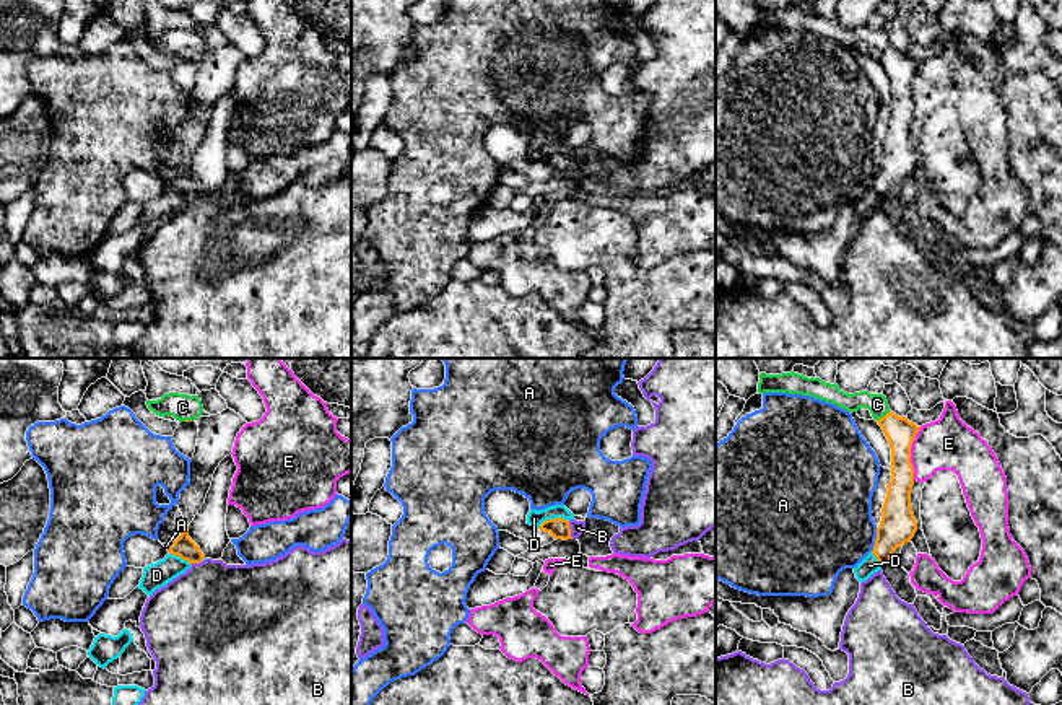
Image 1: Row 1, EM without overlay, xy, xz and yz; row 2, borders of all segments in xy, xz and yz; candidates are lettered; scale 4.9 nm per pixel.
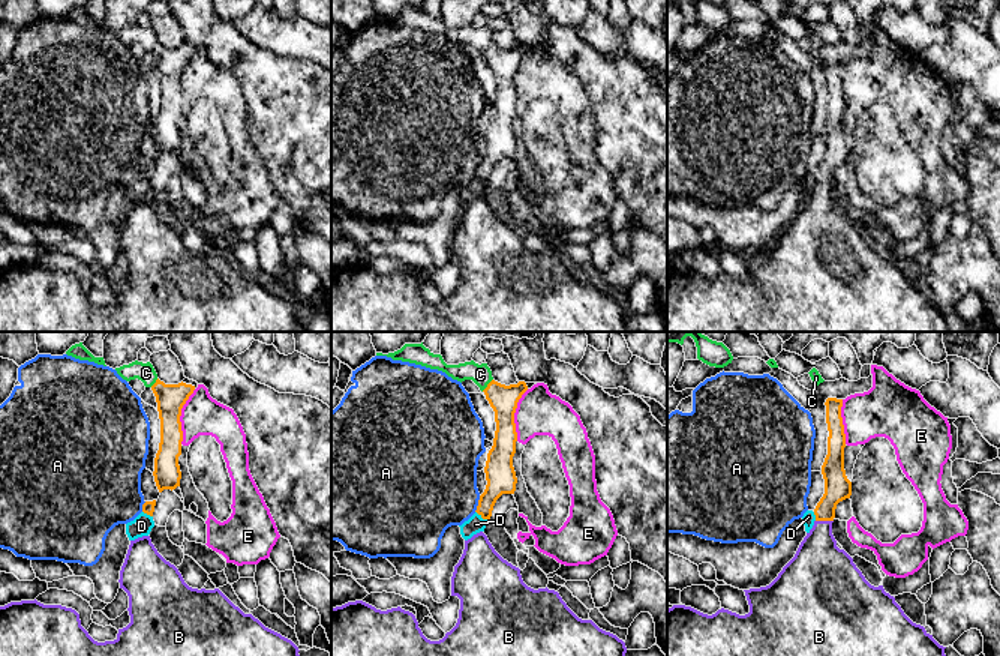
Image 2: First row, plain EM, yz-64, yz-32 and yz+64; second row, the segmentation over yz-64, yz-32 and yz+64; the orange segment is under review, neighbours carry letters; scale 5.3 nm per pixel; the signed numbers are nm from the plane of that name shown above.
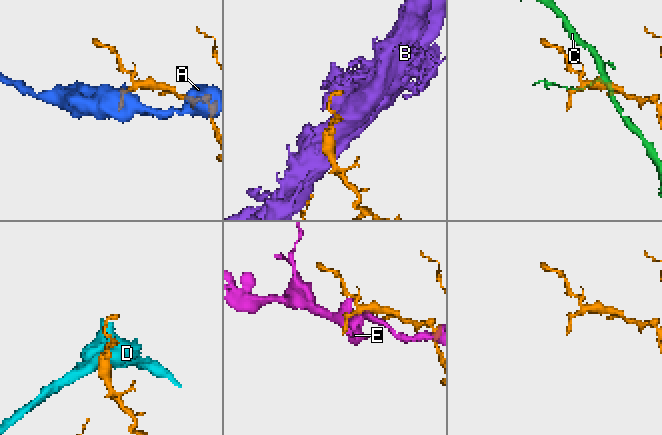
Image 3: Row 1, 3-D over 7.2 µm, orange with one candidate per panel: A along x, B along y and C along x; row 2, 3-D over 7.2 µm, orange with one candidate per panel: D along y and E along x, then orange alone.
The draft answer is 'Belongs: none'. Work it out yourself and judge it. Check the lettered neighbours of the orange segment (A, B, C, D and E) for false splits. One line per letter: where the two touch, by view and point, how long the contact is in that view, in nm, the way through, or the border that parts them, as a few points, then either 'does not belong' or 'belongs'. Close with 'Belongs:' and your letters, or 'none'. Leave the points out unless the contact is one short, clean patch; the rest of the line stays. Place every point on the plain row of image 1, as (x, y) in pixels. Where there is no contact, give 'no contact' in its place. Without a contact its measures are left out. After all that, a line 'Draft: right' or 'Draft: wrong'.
A: contact yz (875, 175); length 120 nm; does not belong
B: contact xz (570, 165); length 90 nm; way xz (558, 163), (570, 165), (578, 163); belongs
C: contact yz (885, 51); length 90 nm; does not belong
D: contact xz (552, 155); length 170 nm; border xz (568, 155), (547, 153), (537, 163); does not belong
E: contact yz (909, 88); length 260 nm; does not belong
Belongs: B
Draft: wrong

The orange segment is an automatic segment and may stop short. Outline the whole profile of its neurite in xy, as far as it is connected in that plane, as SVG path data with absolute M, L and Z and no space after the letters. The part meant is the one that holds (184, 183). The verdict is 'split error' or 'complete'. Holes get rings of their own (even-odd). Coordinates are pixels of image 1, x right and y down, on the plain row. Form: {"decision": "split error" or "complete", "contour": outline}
{"decision": "split error", "contour": "M189 161L168 186L190 199L190 204L156 225L145 238L140 264L148 287L156 296L155 321L133 345L135 358L351 358L351 176L312 187L296 181L276 195L252 200L226 200L223 195L207 194L189 173Z"}

